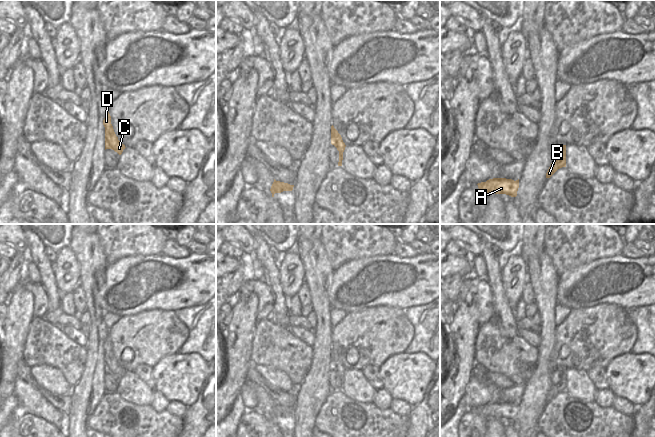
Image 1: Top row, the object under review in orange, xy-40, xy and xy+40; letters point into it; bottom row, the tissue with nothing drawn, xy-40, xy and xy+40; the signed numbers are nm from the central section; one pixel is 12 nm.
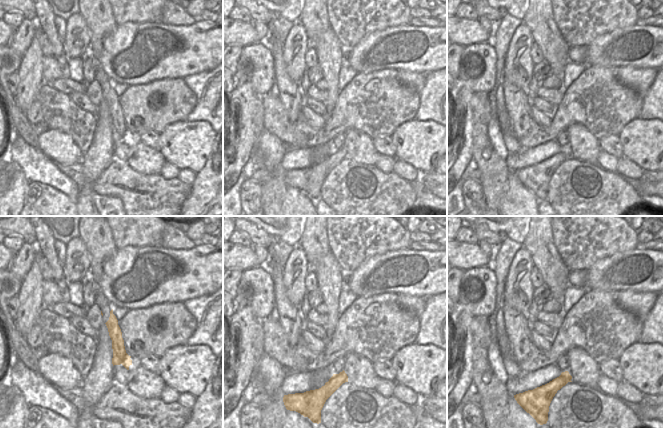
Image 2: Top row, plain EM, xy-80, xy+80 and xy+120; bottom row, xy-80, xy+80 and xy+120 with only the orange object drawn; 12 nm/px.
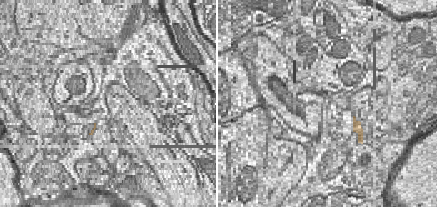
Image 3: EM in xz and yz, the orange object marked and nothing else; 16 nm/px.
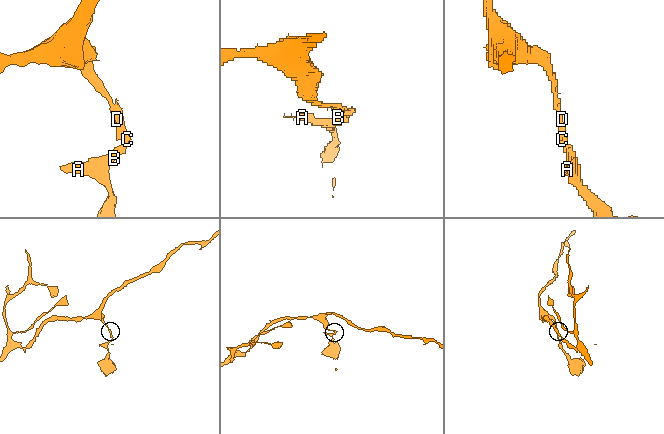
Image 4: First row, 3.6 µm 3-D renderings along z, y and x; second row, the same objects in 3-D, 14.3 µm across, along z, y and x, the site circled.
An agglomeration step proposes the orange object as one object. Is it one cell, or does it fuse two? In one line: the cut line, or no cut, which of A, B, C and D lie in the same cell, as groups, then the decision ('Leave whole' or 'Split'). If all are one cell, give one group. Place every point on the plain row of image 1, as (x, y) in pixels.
No split. Groups: A B C D. Leave whole

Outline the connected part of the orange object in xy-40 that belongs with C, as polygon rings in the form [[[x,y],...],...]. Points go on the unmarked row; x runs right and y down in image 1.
[[[107,336],[105,339],[105,342],[103,344],[103,349],[105,351],[105,374],[112,373],[115,376],[117,376],[119,379],[121,379],[126,371],[118,364],[118,361],[114,356],[109,336]]]

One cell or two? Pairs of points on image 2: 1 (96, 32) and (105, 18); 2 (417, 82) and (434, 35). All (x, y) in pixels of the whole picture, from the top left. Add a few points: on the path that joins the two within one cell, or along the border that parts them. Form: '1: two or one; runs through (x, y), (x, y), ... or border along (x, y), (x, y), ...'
1: one; runs through (99, 29), (102, 21)
2: two; border along (398, 69), (426, 73)

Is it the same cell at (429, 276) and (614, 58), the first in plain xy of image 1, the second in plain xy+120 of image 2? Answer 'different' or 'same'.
same

